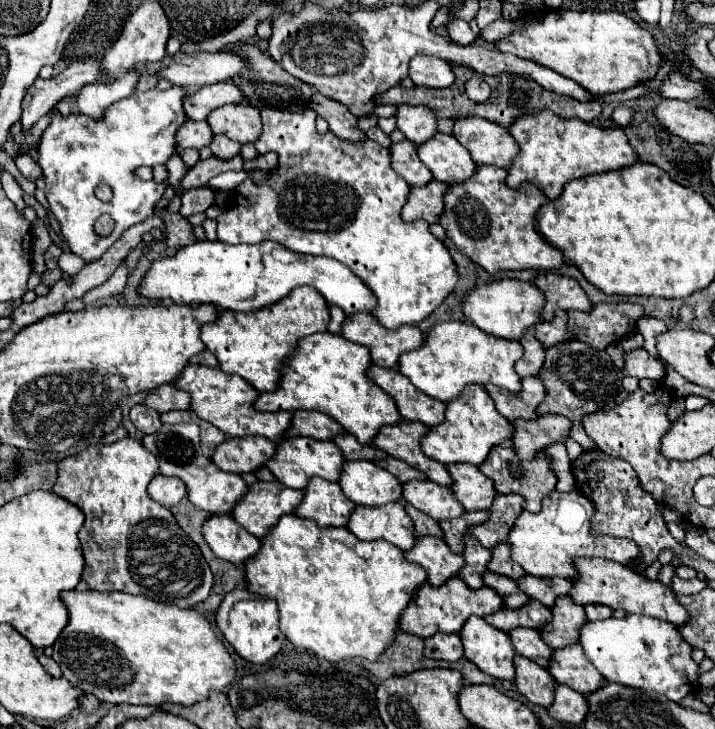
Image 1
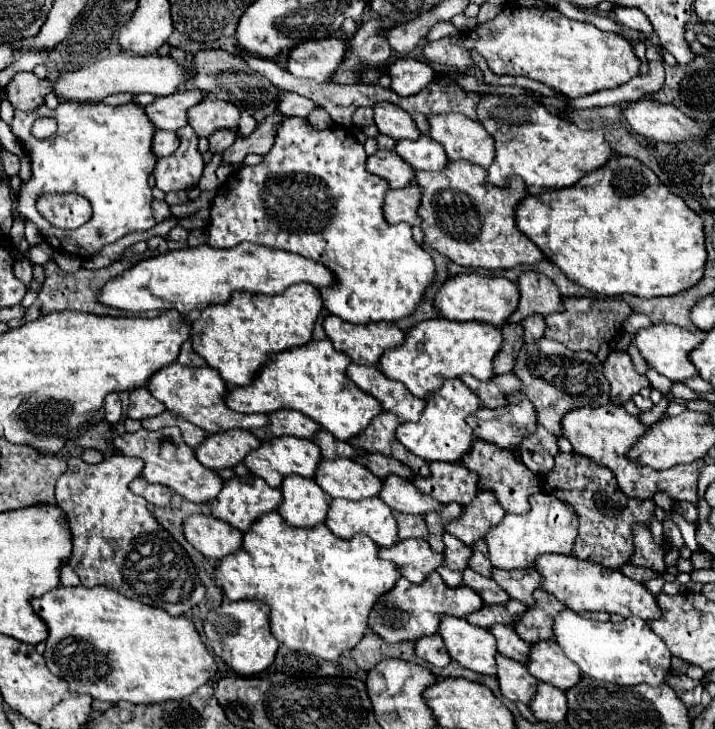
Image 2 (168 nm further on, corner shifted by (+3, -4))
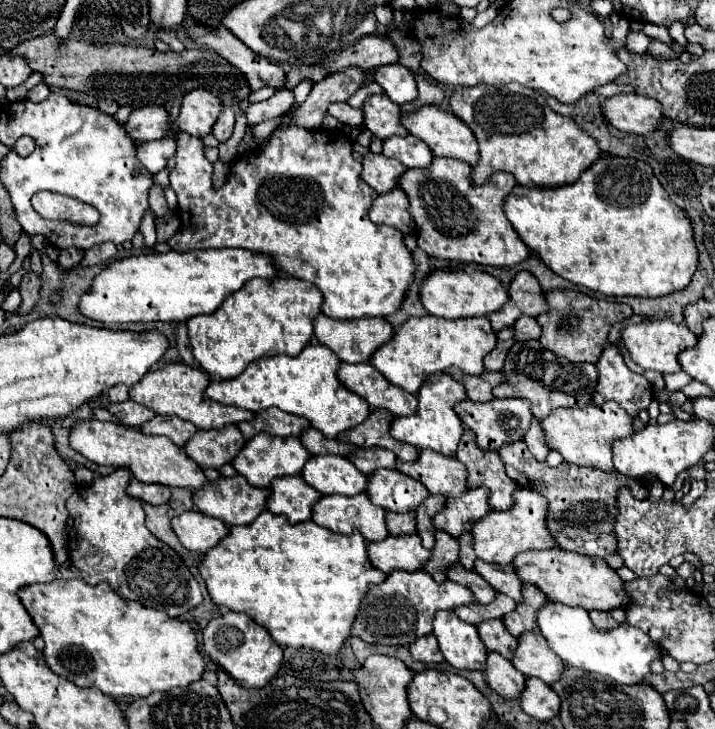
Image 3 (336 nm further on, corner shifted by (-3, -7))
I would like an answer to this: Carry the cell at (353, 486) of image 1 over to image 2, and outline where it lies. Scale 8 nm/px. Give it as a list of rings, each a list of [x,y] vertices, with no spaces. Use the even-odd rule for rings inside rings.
[[[321,459],[315,471],[315,483],[331,497],[359,501],[377,497],[383,481],[353,459]]]

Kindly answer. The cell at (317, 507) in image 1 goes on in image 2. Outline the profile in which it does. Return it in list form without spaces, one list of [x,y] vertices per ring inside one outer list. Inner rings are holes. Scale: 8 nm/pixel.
[[[289,475],[281,483],[283,501],[277,513],[293,527],[311,527],[325,521],[331,497],[313,481]]]

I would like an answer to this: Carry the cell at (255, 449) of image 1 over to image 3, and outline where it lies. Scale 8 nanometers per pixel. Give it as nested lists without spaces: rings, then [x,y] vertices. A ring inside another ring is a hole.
[[[229,424],[223,430],[199,430],[185,444],[185,450],[201,468],[221,468],[223,464],[233,462],[243,446],[245,438],[241,430],[235,424]]]

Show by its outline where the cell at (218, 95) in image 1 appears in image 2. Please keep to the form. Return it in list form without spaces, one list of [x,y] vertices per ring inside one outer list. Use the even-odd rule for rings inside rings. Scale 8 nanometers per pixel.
[[[193,89],[193,91],[173,93],[167,97],[155,97],[155,101],[145,107],[145,115],[157,129],[165,131],[181,129],[187,123],[185,111],[193,107],[197,101],[201,101],[203,95],[205,93],[201,93],[199,89]]]

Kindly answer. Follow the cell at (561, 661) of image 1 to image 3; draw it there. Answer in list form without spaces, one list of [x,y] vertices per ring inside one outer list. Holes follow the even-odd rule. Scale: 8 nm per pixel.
[[[525,632],[519,636],[519,646],[515,650],[513,666],[523,672],[527,678],[541,678],[547,684],[553,684],[563,676],[563,660],[551,652],[547,640],[539,632]]]

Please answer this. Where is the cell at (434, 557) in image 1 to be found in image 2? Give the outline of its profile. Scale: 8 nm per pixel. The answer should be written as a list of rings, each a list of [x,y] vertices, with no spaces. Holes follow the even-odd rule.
[[[405,539],[391,547],[379,547],[379,557],[395,563],[411,583],[421,583],[441,565],[441,553],[433,553],[425,539]]]

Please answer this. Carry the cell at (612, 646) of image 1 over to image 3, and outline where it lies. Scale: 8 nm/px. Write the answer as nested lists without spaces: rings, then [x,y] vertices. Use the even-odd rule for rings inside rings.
[[[547,602],[537,614],[537,624],[541,628],[541,634],[553,648],[553,652],[565,664],[601,676],[609,676],[617,684],[641,684],[643,678],[651,672],[651,662],[661,660],[665,656],[661,648],[647,634],[639,632],[639,628],[631,624],[619,624],[613,630],[595,628],[587,610],[583,608],[571,608],[565,604]]]

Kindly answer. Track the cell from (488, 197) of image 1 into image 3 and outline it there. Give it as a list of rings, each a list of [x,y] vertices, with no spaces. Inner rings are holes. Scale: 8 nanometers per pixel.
[[[435,158],[431,168],[411,168],[403,174],[399,180],[399,186],[405,190],[409,196],[409,212],[415,220],[415,230],[417,230],[417,244],[423,248],[429,256],[441,258],[441,260],[457,260],[457,262],[473,262],[473,264],[483,264],[483,266],[497,266],[497,268],[513,268],[521,264],[523,260],[529,258],[529,248],[517,232],[513,230],[511,222],[507,220],[503,212],[503,202],[509,196],[509,192],[517,186],[515,178],[507,172],[495,172],[489,182],[477,186],[471,180],[471,166],[463,164],[461,160],[451,160],[451,158]]]

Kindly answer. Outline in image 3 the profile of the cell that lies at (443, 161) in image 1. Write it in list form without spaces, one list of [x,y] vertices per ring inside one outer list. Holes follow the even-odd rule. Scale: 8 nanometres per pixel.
[[[391,136],[383,140],[383,154],[399,160],[407,168],[429,168],[433,162],[433,152],[415,136]]]

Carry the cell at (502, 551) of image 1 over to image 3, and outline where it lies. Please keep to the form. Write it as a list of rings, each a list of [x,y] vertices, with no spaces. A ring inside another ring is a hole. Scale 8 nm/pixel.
[[[465,532],[463,536],[459,536],[459,544],[461,544],[459,562],[461,562],[467,570],[473,570],[473,564],[475,564],[475,560],[477,560],[477,556],[475,556],[475,550],[473,550],[471,532]]]

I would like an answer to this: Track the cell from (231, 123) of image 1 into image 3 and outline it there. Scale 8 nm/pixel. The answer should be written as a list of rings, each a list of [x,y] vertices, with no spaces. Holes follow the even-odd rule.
[[[199,88],[199,90],[191,90],[185,94],[181,110],[179,110],[179,118],[177,118],[177,126],[179,130],[203,138],[213,130],[213,124],[219,118],[223,104],[217,96],[213,96],[211,92]]]

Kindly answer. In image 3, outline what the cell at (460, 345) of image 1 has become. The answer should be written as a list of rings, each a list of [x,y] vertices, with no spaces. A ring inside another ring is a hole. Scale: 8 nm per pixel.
[[[437,316],[409,318],[401,328],[395,330],[391,342],[383,344],[373,356],[371,364],[395,386],[417,394],[423,380],[435,372],[447,372],[449,368],[459,368],[471,376],[481,376],[485,372],[483,358],[497,344],[497,334],[487,318],[457,318],[445,320]]]

